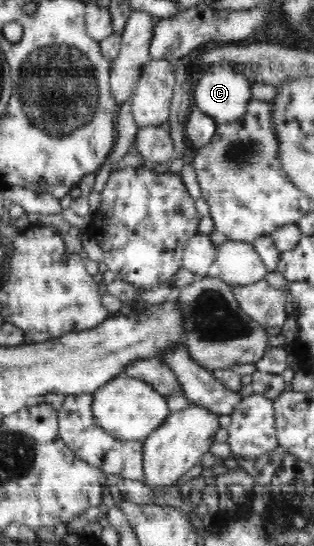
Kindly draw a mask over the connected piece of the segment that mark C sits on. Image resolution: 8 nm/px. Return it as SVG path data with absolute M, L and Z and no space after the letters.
M220 61L207 67L208 69L204 69L202 77L198 80L196 88L193 89L195 106L215 119L217 124L239 120L247 110L248 102L252 101L250 93L252 83L239 70L239 65L233 61Z

